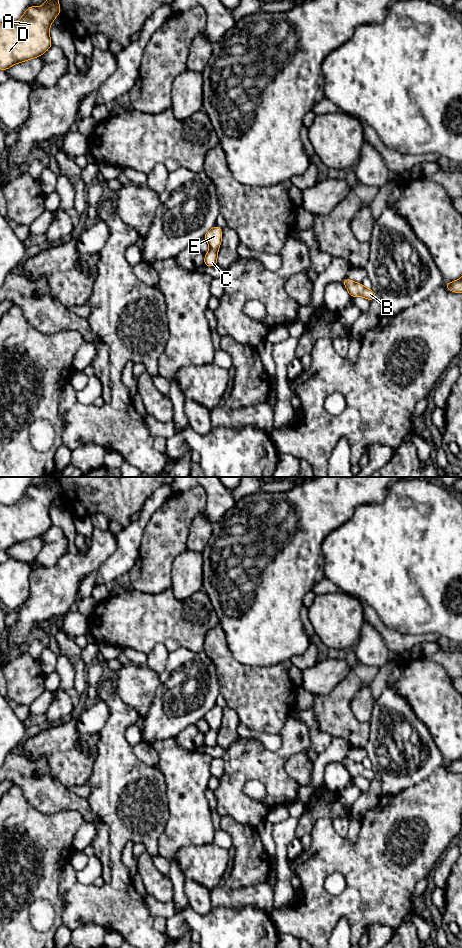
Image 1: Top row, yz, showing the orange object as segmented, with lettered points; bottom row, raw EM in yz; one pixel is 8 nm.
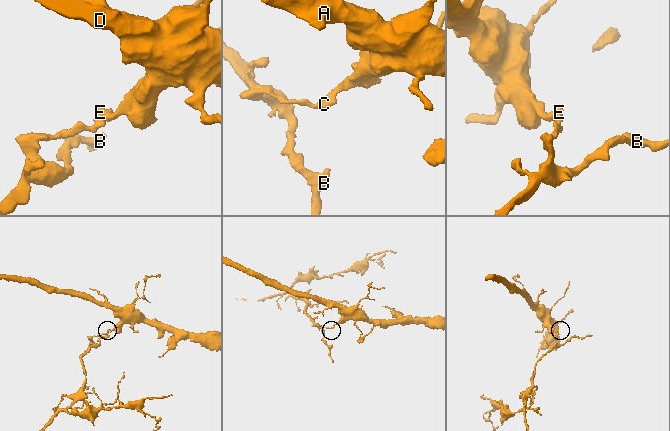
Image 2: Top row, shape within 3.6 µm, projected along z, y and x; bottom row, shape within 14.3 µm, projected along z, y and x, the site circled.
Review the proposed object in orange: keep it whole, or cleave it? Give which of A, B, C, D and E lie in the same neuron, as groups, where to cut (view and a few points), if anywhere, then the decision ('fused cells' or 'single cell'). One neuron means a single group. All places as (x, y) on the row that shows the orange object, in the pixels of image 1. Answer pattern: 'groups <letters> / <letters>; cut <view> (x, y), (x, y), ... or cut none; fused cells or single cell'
groups A D E / B C; cut yz (210, 248), (217, 250); fused cells

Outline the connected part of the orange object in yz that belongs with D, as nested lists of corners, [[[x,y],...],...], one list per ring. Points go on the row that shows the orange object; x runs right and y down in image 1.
[[[46,0],[42,7],[30,6],[13,25],[0,24],[0,69],[6,71],[49,50],[49,29],[59,14],[59,1]]]

